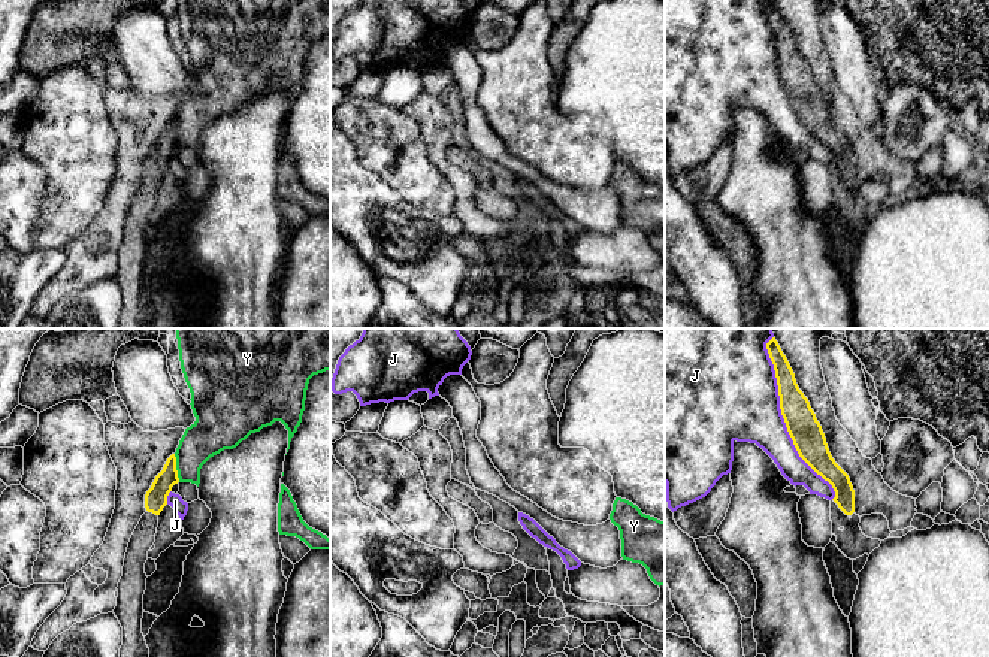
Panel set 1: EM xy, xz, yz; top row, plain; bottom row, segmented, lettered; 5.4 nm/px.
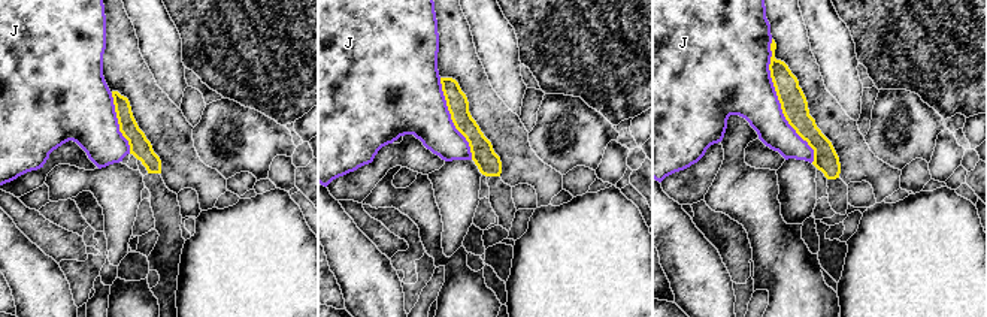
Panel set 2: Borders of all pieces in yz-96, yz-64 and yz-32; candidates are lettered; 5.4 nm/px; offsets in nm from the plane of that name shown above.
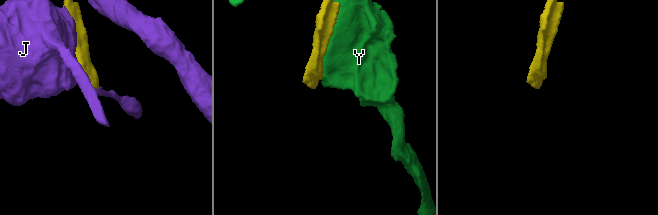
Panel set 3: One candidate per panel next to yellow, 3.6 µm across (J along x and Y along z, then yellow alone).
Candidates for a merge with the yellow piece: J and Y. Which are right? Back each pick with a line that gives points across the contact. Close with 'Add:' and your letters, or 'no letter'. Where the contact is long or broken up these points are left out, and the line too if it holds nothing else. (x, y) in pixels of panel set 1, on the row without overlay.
Add: no letter

